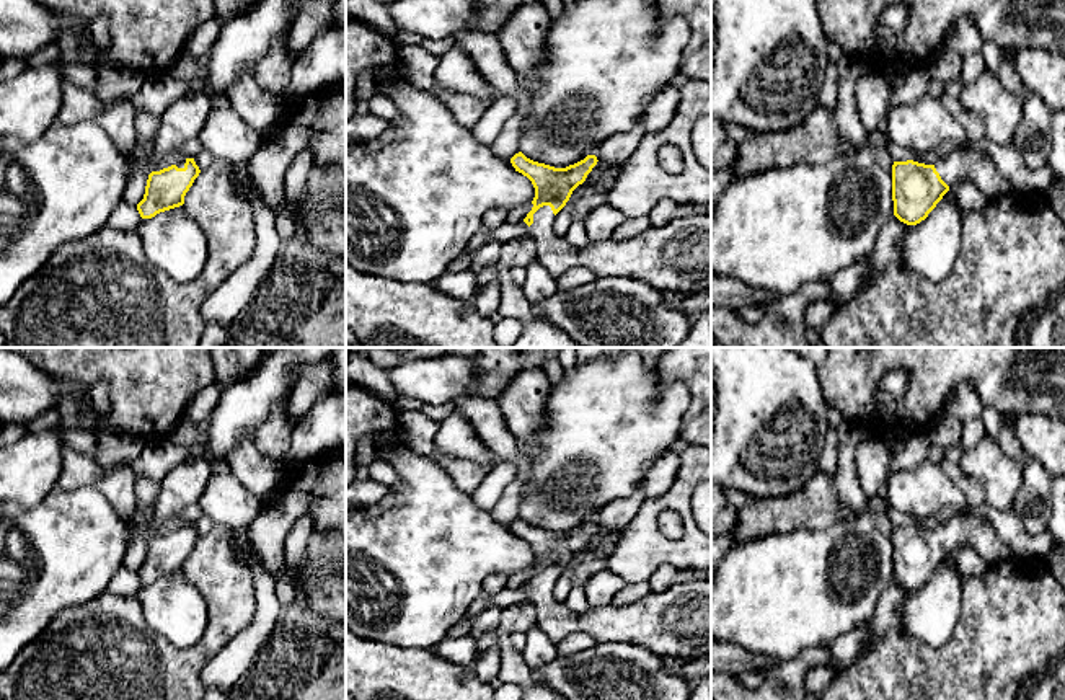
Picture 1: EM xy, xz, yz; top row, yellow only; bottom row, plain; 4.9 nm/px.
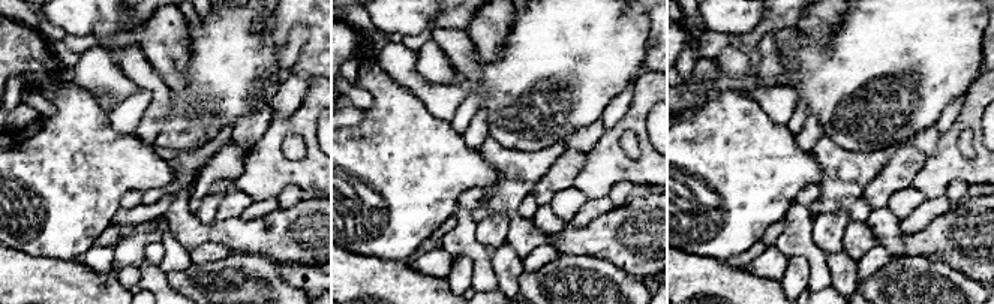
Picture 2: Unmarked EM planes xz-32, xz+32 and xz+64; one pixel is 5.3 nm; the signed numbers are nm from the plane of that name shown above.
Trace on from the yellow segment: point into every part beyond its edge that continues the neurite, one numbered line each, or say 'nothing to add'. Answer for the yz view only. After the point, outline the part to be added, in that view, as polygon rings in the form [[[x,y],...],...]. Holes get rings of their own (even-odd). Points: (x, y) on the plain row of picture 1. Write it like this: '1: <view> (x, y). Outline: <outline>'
1: yz (964, 529). Outline: [[[957,511],[946,524],[938,524],[935,534],[948,552],[969,545],[988,565],[1011,556],[1010,547],[1000,540],[990,522],[969,512]]]

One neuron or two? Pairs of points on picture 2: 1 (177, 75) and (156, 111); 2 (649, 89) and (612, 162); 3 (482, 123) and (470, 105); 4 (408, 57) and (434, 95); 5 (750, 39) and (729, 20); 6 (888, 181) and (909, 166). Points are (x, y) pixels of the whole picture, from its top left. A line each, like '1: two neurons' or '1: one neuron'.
1: two neurons
2: one neuron
3: two neurons
4: one neuron
5: two neurons
6: one neuron

